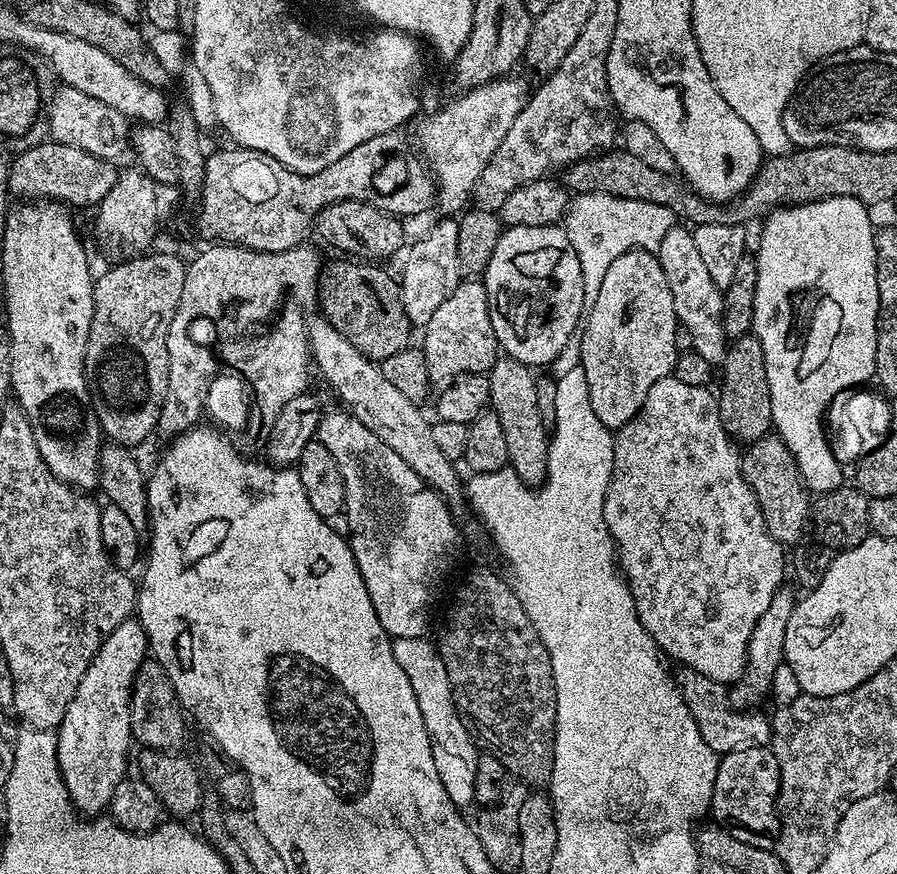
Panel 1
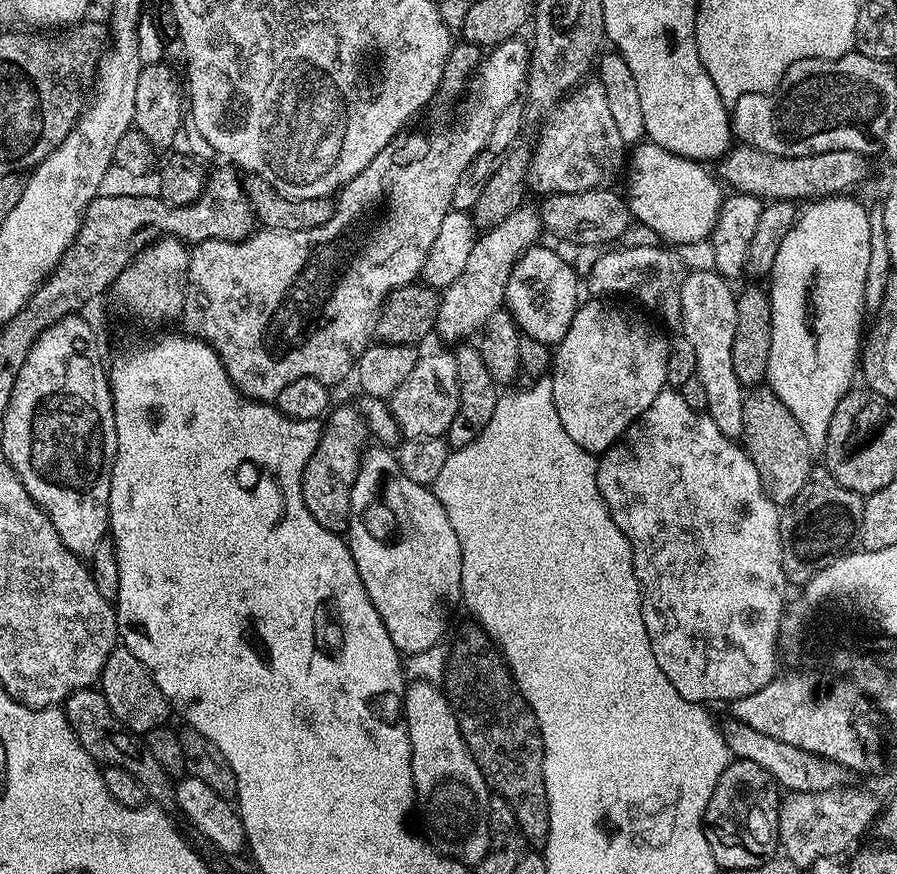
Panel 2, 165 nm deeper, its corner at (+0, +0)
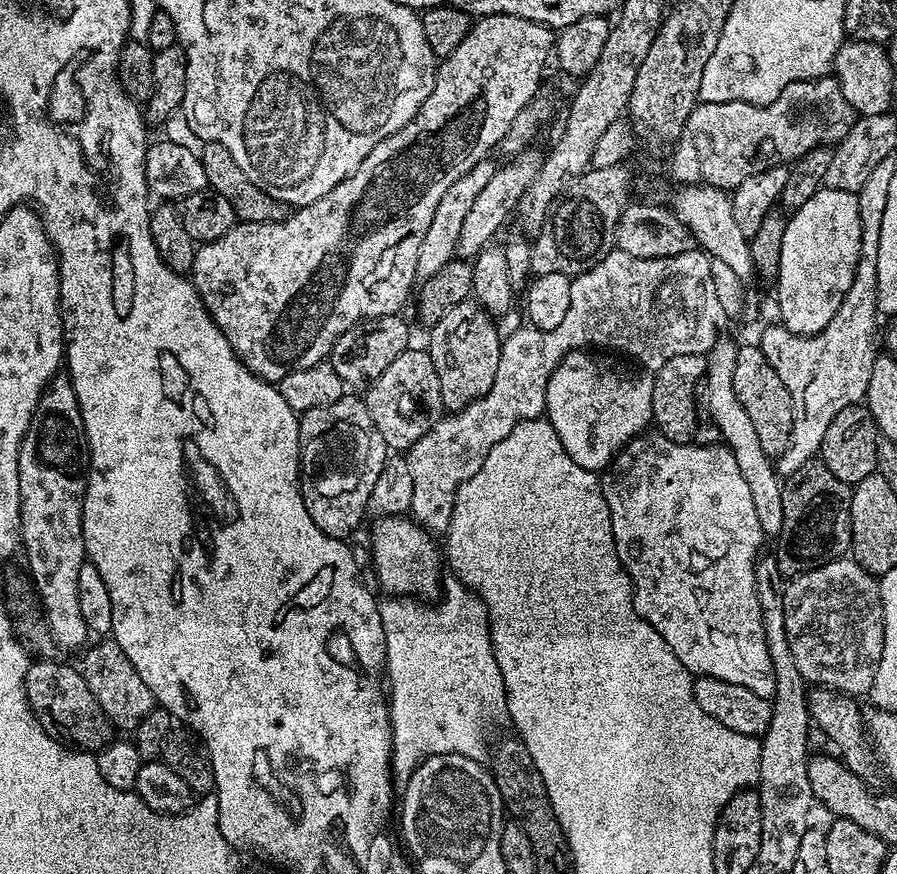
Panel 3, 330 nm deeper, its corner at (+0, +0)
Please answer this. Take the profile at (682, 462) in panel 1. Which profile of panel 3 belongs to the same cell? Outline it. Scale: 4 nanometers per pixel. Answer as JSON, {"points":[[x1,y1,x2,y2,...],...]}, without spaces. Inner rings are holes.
{"points":[[648,430,635,436,629,444,624,445,616,453,611,464,603,469,600,476,602,494,606,498,606,506,610,506,612,533,618,550,618,558,624,571,632,580,632,605,636,613,674,650,674,658,682,662,686,671,693,677,709,676,722,682,730,682,734,686,746,686,746,690,754,690,754,694,765,698,775,697,774,666,770,662,770,654,766,650,766,634,762,626,762,610,758,602,756,589,756,562,762,555,760,547,766,543,766,537,758,522,758,513,754,510,754,501,750,498,750,486,746,486,746,478,742,478,742,470,738,470,738,462,734,462,734,454,723,446,703,448,693,442,680,443,661,435,656,430]]}

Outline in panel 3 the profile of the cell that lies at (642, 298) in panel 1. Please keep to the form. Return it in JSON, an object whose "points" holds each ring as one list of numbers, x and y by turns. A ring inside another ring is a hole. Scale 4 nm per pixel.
{"points":[[581,350,578,352,571,352,562,358,562,362,554,370,554,374,550,376,550,382,546,386,546,402,544,403,544,410,546,419,554,426,554,430,558,434,558,438,562,442,562,446,566,450,566,454,570,454,570,458,574,458,574,462,578,462,578,466,582,466,586,470,594,473,599,473,601,470,611,464,612,459,615,458,616,453,620,451,624,445,629,444,635,436,641,435,653,423,651,410,651,395,654,391,654,380,647,371,635,370,636,372,623,372,620,368,608,368,608,364,604,360,599,360,599,355,593,354,588,350]]}

